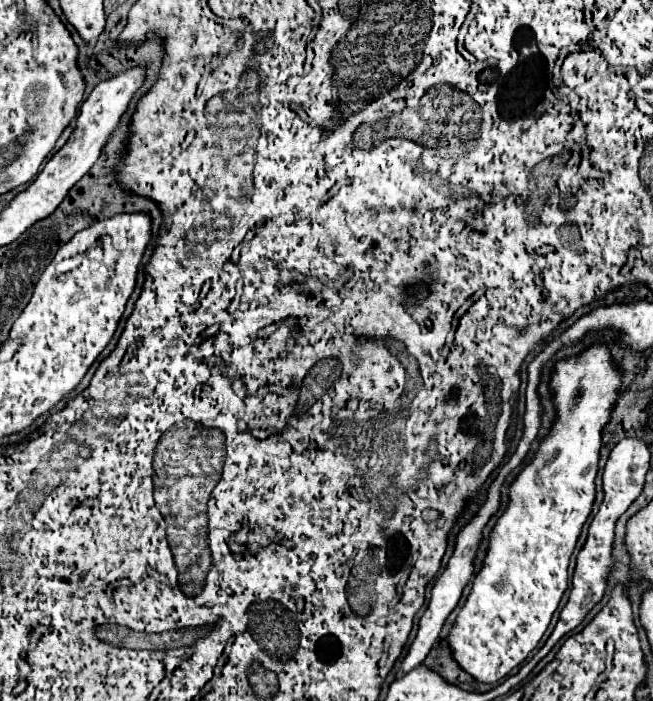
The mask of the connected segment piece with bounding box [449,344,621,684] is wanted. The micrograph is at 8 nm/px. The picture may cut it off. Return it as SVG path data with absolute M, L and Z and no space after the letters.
M593 344L577 358L559 362L551 374L551 390L559 410L553 430L541 442L531 464L511 484L511 502L497 520L481 572L473 580L471 594L451 630L451 648L459 666L479 682L493 684L511 674L545 634L563 592L567 590L567 566L595 500L595 474L601 448L601 430L609 422L609 410L621 386L617 366L611 364L609 348Z

